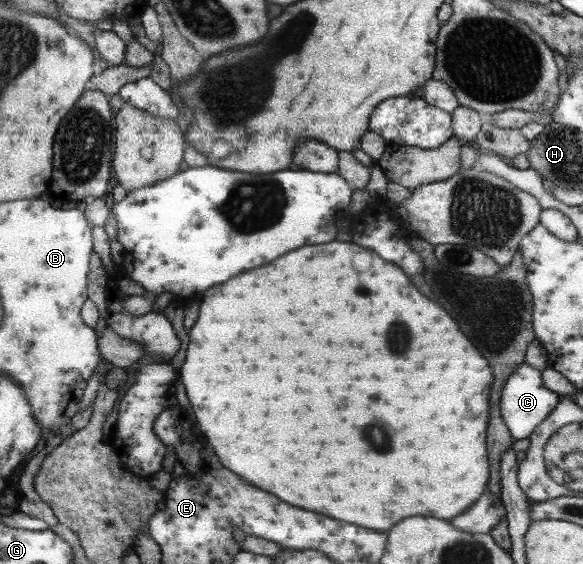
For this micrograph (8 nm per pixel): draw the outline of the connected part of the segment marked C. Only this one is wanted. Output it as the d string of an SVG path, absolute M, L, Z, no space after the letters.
M525 362L508 378L504 386L504 422L510 428L514 441L529 438L536 426L546 418L558 404L560 395L544 386L540 370L528 366Z

